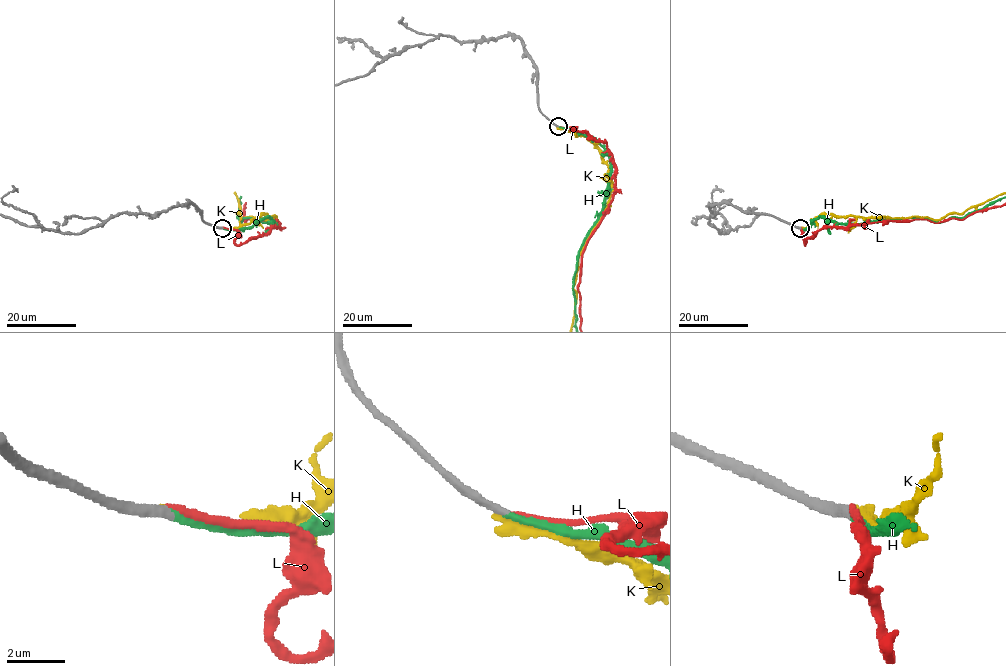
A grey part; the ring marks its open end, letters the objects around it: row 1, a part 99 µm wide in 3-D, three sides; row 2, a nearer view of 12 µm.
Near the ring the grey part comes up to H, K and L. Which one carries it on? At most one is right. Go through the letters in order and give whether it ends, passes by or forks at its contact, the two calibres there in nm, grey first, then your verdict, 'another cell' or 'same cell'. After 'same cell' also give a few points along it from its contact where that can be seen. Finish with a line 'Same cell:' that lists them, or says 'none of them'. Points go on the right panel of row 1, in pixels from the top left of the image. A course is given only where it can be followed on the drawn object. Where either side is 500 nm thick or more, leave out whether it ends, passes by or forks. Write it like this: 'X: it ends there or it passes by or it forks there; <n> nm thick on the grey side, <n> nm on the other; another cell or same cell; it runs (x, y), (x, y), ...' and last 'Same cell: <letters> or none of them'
H: it ends there; 320 nm thick on the grey side, 280 nm on the other; same cell
K: it ends there; 360 nm thick on the grey side, 320 nm on the other; another cell
L: it ends there; 320 nm thick on the grey side, 170 nm on the other; another cell
Same cell: H

